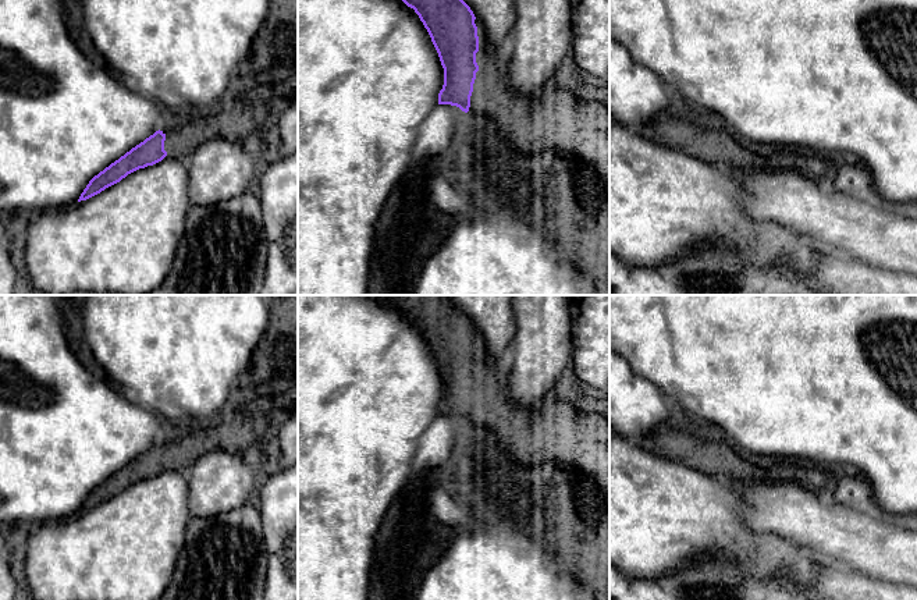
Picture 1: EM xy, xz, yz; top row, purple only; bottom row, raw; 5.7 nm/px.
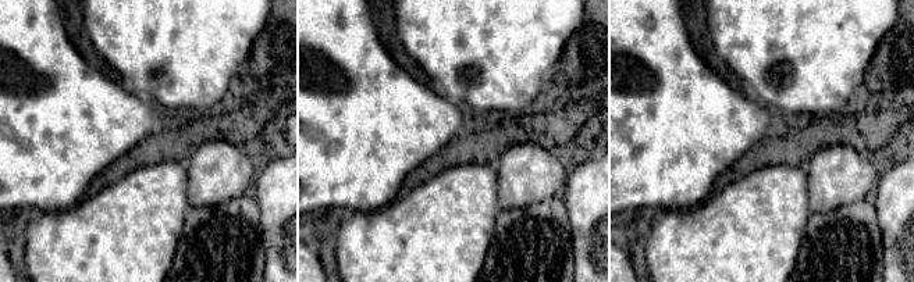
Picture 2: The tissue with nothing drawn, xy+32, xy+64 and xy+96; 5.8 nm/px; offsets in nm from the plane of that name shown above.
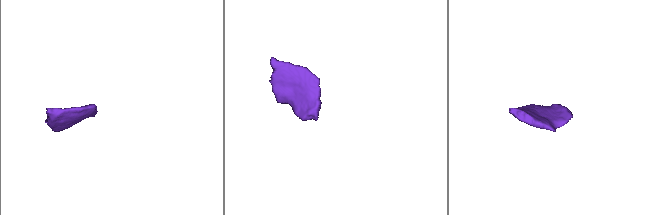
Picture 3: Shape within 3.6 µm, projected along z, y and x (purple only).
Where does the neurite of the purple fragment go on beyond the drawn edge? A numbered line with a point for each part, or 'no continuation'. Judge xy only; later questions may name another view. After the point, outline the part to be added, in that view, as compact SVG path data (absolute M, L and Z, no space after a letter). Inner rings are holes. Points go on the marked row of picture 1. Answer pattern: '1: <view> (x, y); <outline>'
1: xy (238, 124); M217 107L182 120L166 135L164 150L175 159L188 160L203 142L224 138L249 145L260 135L262 116L246 107Z

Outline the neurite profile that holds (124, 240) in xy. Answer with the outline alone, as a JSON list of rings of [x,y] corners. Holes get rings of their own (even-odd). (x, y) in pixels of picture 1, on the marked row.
[[[170,153],[100,194],[26,220],[25,263],[36,288],[47,295],[74,291],[141,295],[170,274],[191,207],[188,161]]]

